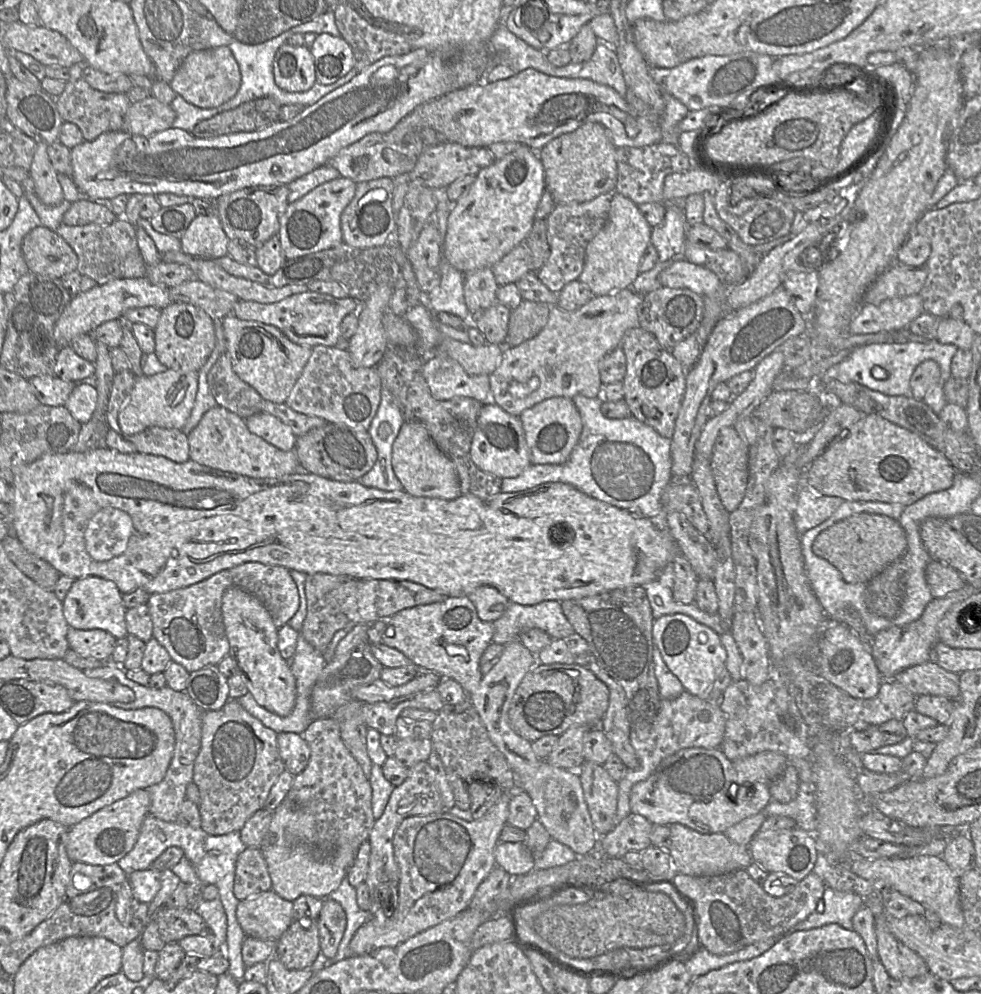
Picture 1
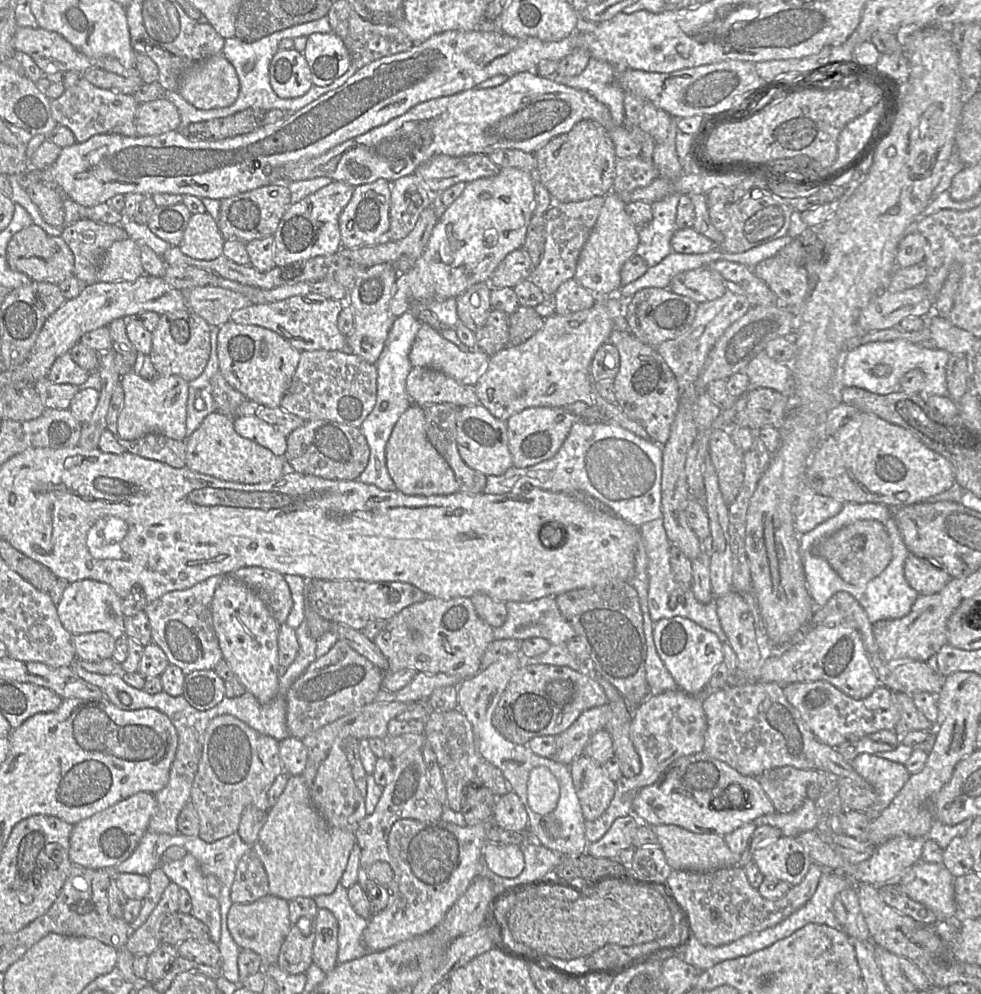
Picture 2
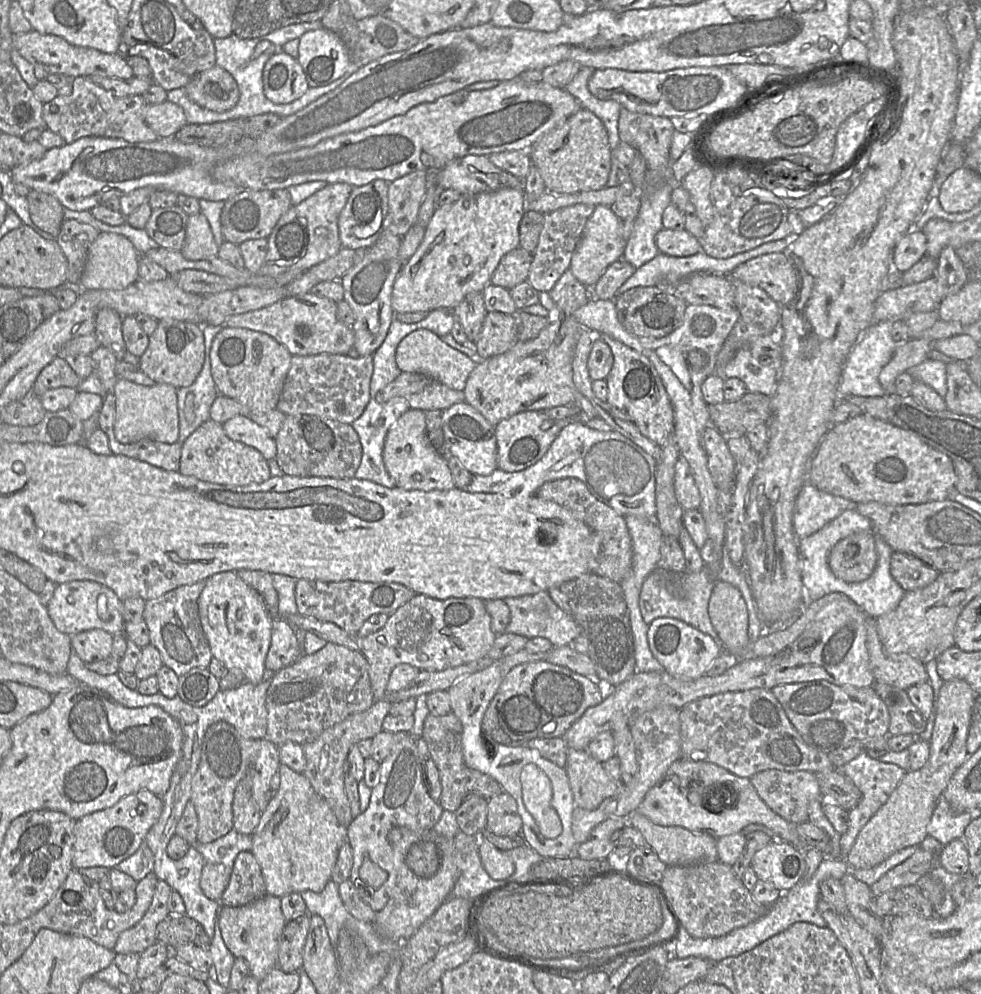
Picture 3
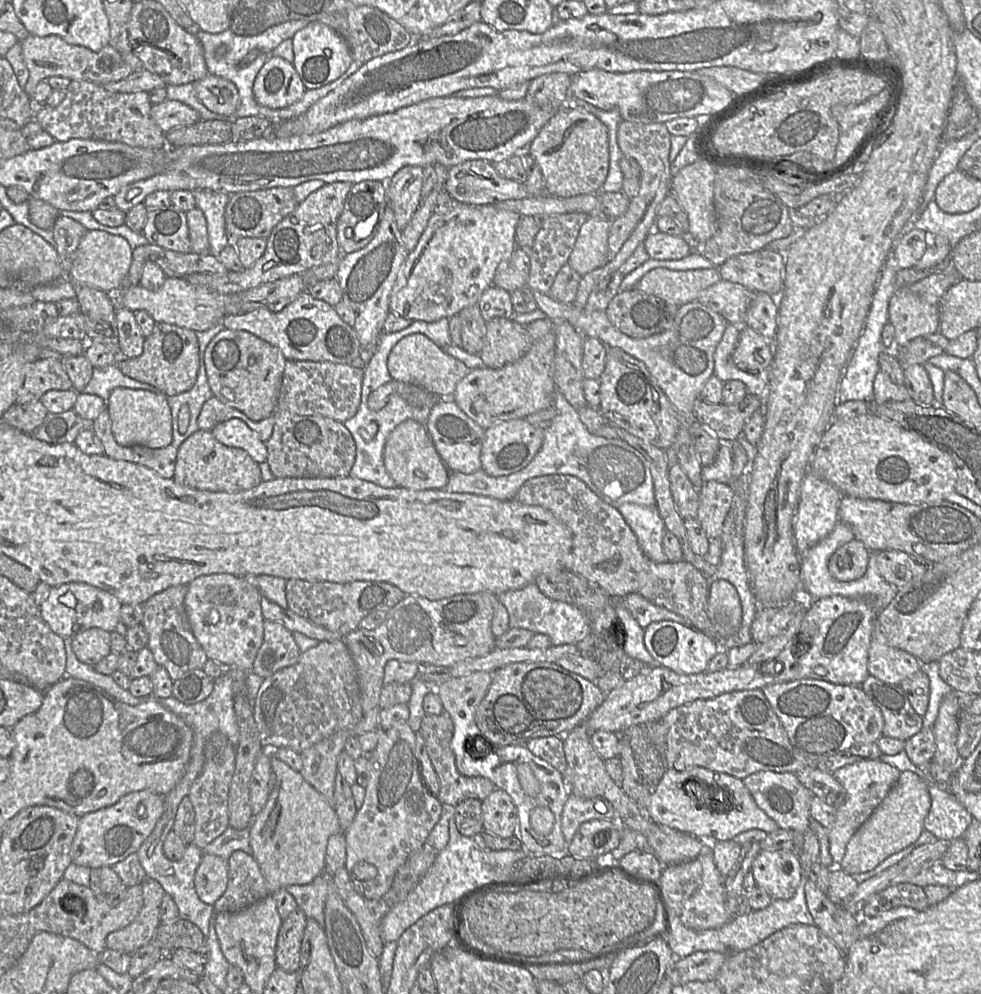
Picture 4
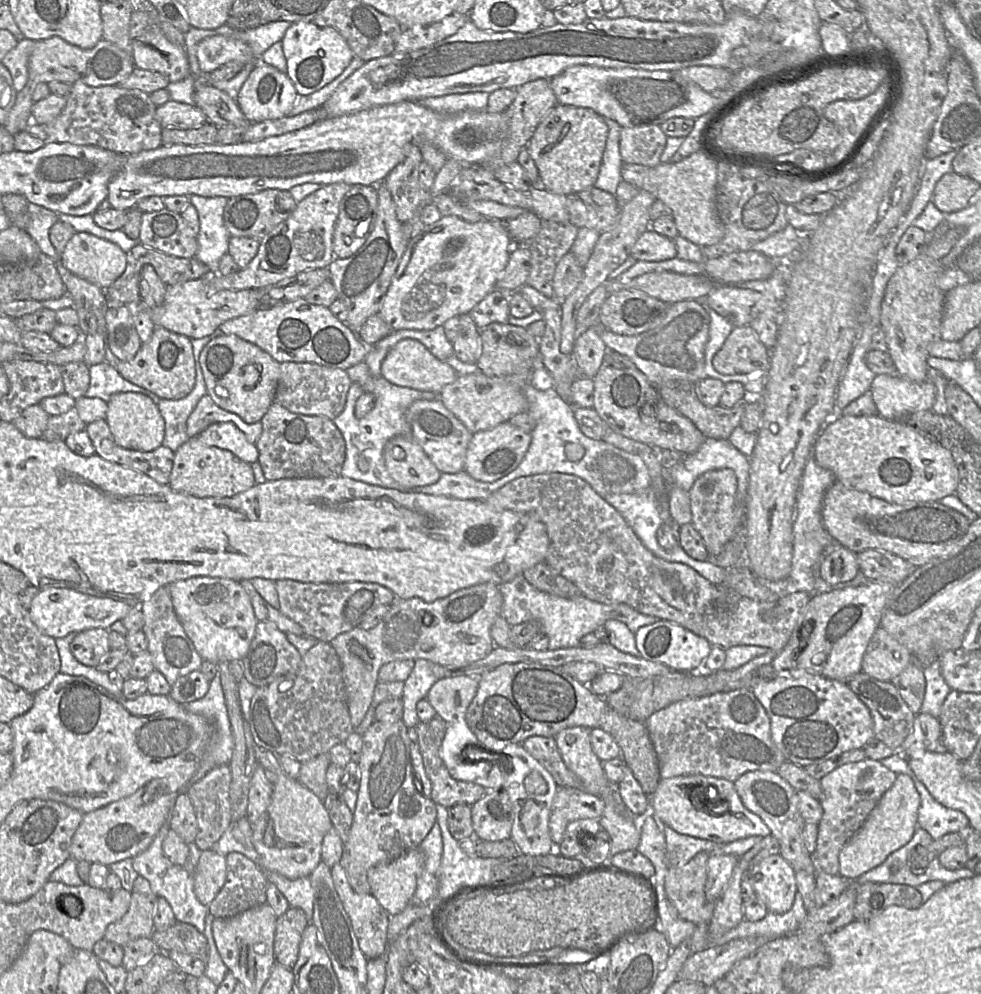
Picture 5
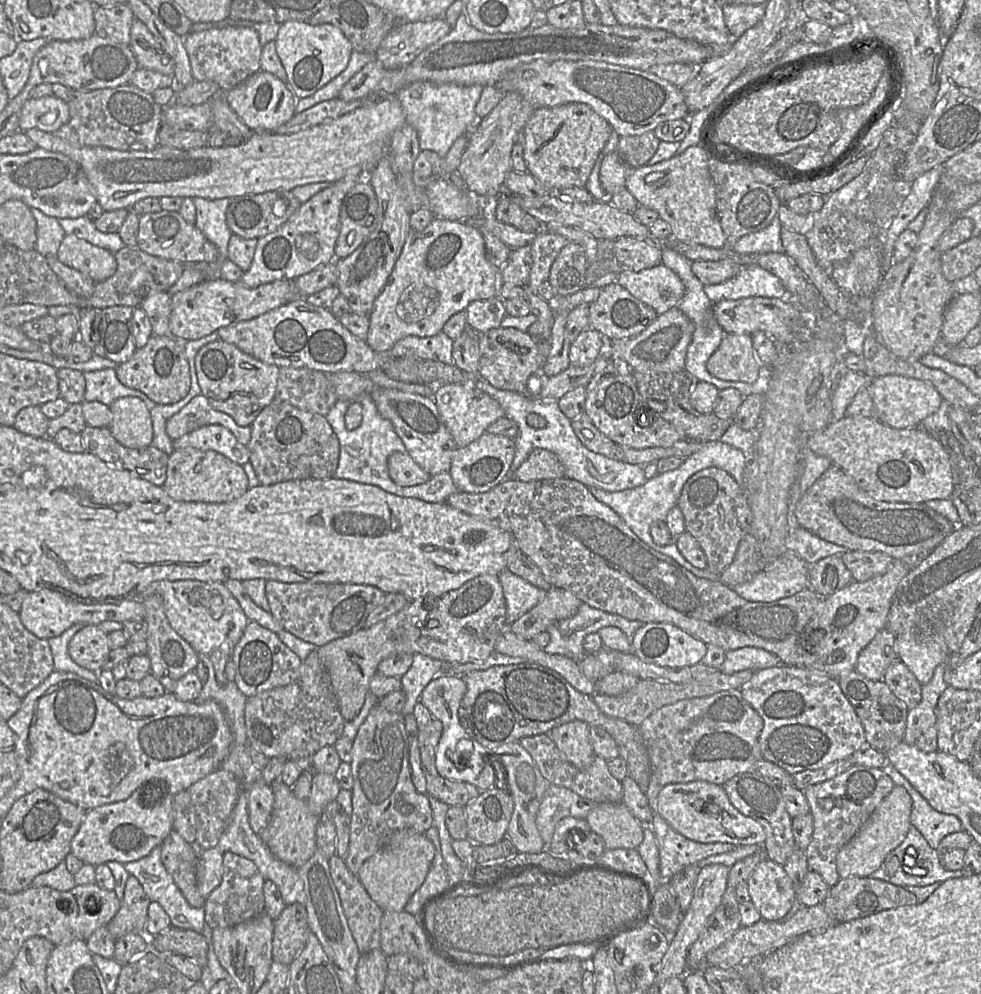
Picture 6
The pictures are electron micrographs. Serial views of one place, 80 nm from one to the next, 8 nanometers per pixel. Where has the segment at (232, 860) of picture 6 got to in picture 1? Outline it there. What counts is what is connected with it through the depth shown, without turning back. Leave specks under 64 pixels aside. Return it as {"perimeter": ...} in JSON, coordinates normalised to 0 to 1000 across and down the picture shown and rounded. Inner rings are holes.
{"perimeter":[[[252,852],[241,865],[238,898],[244,905],[250,905],[267,897],[276,895],[276,884],[272,868],[264,852]]]}

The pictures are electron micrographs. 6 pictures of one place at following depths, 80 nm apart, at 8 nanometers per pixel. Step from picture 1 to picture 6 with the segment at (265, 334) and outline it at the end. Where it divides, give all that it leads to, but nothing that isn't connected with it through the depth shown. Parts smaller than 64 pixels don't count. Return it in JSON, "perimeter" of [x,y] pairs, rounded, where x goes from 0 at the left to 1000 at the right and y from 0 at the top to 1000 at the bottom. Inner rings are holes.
{"perimeter":[[[221,341],[207,348],[199,361],[202,385],[216,409],[234,418],[244,429],[256,429],[264,415],[281,399],[285,370]]]}

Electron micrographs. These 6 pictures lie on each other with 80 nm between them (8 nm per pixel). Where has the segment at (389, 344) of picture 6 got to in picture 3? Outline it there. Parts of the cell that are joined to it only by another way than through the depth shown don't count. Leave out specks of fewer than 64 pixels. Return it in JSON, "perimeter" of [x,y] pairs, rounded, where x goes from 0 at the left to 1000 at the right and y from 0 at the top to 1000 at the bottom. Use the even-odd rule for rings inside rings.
{"perimeter":[[[512,189],[503,193],[469,196],[468,200],[459,206],[445,209],[433,229],[431,241],[419,260],[413,264],[403,281],[399,297],[399,310],[402,316],[421,314],[438,314],[444,311],[462,312],[478,295],[489,294],[499,286],[501,279],[511,261],[523,251],[529,248],[529,225],[536,213],[536,198],[531,190]]]}

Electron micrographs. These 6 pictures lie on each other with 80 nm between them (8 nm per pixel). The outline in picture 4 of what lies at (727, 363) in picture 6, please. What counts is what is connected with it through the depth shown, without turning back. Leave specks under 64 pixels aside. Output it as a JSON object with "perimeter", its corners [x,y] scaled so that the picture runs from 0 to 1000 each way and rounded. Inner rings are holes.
{"perimeter":[[[759,327],[754,330],[753,342],[745,357],[746,365],[756,373],[784,371],[788,362],[788,343]]]}

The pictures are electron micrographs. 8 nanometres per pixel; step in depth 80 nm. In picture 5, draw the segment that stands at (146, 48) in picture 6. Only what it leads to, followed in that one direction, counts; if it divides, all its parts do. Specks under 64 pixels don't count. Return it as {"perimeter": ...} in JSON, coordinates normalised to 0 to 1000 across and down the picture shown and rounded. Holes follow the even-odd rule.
{"perimeter":[[[136,11],[133,20],[133,39],[138,67],[159,71],[169,76],[173,82],[188,80],[195,76],[193,61],[188,47],[174,43],[163,28],[163,15],[156,19],[152,13]]]}

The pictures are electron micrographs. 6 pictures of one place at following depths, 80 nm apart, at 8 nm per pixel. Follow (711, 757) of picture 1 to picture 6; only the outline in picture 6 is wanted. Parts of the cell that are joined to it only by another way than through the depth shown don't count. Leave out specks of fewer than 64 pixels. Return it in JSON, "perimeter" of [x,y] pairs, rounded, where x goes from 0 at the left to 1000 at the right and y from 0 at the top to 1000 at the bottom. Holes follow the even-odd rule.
{"perimeter":[[[717,785],[680,789],[671,799],[670,813],[690,837],[709,847],[777,850],[781,845],[778,831],[749,813],[736,790]]]}

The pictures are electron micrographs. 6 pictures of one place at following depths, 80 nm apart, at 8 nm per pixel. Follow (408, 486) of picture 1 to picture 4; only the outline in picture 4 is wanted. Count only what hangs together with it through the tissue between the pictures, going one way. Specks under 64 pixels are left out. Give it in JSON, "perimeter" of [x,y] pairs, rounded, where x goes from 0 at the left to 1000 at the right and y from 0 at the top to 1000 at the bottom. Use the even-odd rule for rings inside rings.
{"perimeter":[[[421,422],[409,425],[396,438],[390,465],[406,490],[419,493],[452,492],[458,482],[459,473],[445,456],[433,428]]]}

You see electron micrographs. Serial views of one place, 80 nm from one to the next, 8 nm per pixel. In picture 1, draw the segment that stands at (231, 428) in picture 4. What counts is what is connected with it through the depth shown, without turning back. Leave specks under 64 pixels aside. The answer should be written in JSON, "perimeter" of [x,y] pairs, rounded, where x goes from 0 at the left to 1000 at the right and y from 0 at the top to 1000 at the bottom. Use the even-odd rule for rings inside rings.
{"perimeter":[[[265,415],[250,422],[252,431],[259,438],[267,441],[286,454],[301,452],[303,439],[298,432],[282,420]]]}

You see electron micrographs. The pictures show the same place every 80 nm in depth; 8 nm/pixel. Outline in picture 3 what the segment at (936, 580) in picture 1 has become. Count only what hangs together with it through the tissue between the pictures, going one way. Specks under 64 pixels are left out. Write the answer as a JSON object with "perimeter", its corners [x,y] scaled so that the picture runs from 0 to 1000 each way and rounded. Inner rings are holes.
{"perimeter":[[[910,554],[907,564],[907,576],[910,582],[925,596],[948,589],[955,582],[958,575],[936,560]]]}

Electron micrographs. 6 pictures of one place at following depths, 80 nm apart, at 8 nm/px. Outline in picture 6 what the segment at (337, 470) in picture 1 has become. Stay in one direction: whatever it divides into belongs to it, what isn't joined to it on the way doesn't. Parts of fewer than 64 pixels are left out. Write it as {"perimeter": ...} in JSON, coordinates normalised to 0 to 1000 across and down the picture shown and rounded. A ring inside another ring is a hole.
{"perimeter":[[[280,400],[264,415],[256,427],[256,433],[252,447],[254,465],[266,488],[339,480],[346,465],[347,447],[331,419]]]}

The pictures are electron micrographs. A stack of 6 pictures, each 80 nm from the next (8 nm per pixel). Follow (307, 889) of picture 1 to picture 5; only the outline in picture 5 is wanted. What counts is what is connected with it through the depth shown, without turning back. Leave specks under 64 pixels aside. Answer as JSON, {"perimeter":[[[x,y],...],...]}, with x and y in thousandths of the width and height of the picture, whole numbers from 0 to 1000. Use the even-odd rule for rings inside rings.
{"perimeter":[[[261,753],[261,765],[264,770],[282,780],[274,811],[257,829],[257,846],[265,861],[266,874],[296,884],[315,882],[328,866],[328,846],[339,832],[335,819],[329,806],[317,795],[304,784],[296,783],[290,778],[281,759]]]}

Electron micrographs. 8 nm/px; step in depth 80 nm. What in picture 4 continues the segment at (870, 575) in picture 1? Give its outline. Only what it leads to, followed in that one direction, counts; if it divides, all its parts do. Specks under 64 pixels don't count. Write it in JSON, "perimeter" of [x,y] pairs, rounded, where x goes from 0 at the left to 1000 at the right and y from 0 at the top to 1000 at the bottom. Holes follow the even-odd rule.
{"perimeter":[[[869,542],[846,560],[844,573],[856,586],[878,581],[884,574],[888,554],[876,543]]]}

